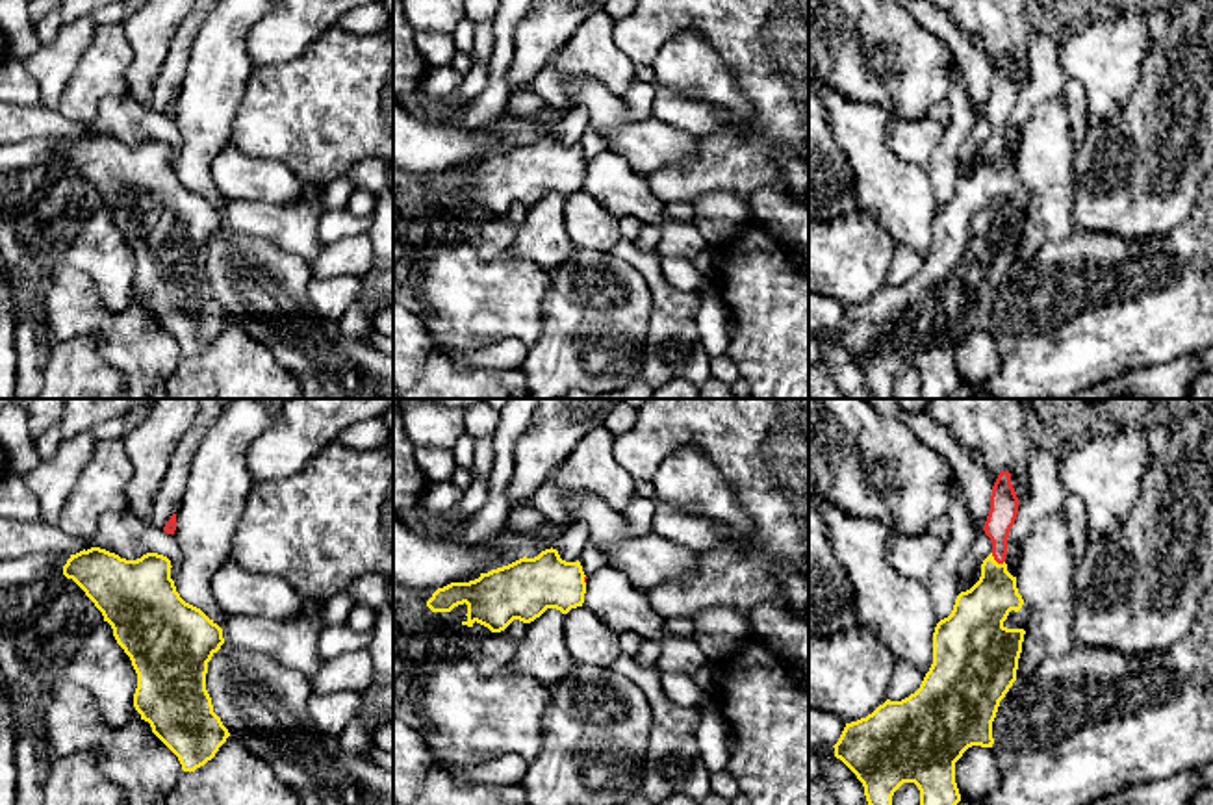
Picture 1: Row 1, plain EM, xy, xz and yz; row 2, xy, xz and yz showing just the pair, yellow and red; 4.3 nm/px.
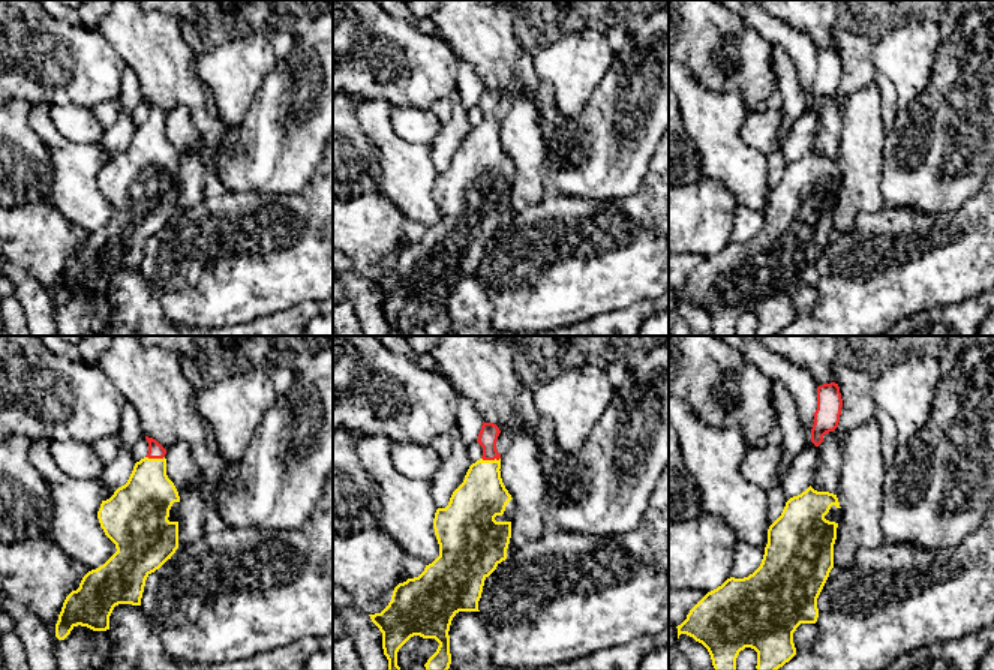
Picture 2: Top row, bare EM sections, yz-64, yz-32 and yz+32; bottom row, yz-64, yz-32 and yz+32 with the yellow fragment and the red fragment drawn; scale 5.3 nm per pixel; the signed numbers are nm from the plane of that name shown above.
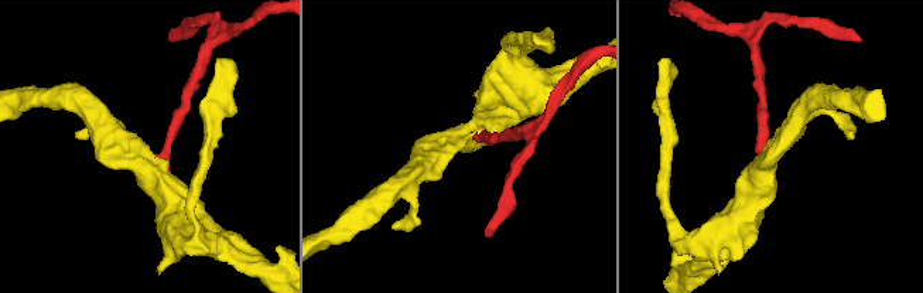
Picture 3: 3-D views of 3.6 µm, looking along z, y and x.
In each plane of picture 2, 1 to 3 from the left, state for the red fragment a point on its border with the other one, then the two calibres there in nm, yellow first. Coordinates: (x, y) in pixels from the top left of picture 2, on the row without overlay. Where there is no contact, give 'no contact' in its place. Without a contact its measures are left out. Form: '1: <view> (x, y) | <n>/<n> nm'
1: yz-64 (155, 123) | 300/80 nm
2: yz-32 (491, 125) | 260/110 nm
3: no contact

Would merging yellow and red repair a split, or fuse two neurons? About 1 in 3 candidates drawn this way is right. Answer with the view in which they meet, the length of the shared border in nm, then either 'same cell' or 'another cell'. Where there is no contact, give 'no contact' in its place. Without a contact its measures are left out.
yz | 80 nm | same cell

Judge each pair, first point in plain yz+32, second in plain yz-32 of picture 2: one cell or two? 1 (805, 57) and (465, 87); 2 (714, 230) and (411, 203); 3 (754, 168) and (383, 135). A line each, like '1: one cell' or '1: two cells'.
1: one cell
2: two cells
3: one cell

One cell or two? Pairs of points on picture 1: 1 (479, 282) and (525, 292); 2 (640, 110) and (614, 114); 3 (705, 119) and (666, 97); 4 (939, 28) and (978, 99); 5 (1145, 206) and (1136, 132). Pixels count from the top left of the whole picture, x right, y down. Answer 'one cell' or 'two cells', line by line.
1: one cell
2: two cells
3: one cell
4: one cell
5: one cell

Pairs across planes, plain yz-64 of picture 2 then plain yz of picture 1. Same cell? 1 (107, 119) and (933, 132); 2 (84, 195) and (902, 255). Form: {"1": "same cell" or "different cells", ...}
{"1": "different cells", "2": "different cells"}

